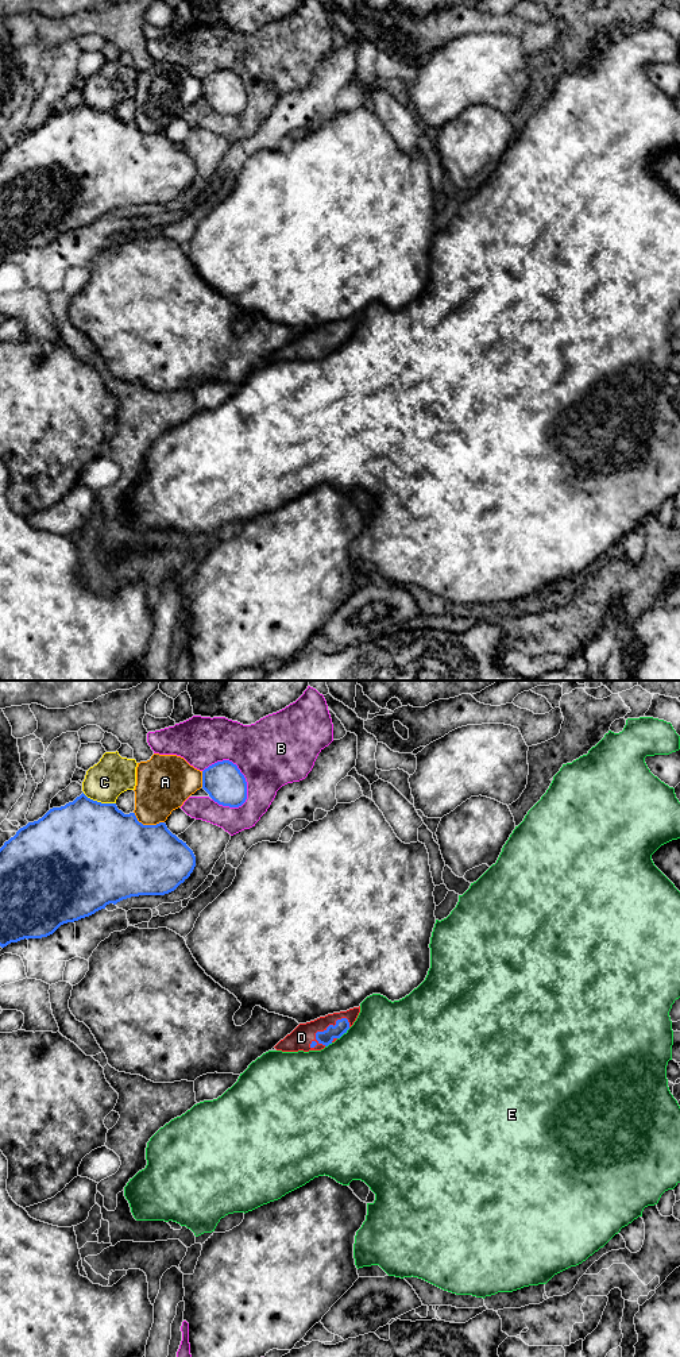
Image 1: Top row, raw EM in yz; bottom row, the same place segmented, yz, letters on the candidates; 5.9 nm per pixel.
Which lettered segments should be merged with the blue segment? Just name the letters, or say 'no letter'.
D

